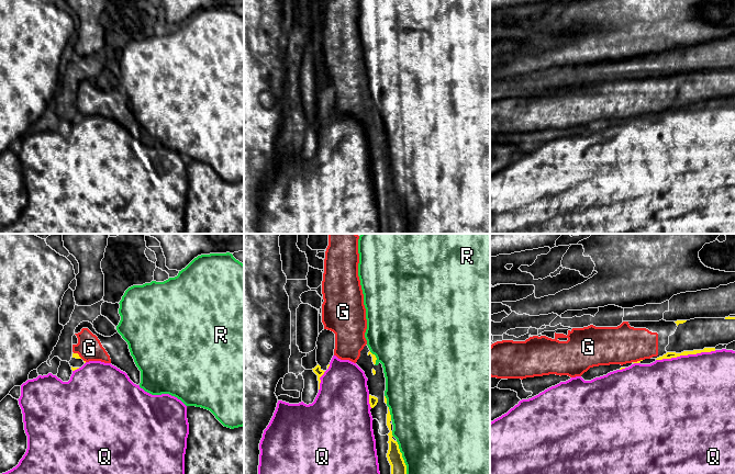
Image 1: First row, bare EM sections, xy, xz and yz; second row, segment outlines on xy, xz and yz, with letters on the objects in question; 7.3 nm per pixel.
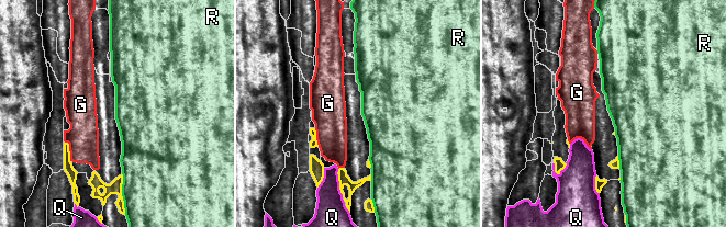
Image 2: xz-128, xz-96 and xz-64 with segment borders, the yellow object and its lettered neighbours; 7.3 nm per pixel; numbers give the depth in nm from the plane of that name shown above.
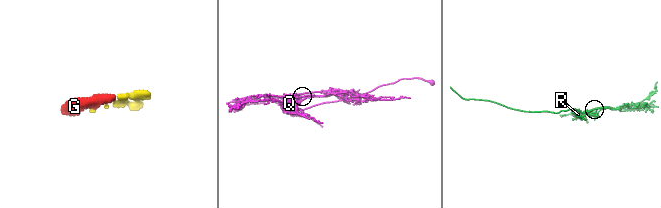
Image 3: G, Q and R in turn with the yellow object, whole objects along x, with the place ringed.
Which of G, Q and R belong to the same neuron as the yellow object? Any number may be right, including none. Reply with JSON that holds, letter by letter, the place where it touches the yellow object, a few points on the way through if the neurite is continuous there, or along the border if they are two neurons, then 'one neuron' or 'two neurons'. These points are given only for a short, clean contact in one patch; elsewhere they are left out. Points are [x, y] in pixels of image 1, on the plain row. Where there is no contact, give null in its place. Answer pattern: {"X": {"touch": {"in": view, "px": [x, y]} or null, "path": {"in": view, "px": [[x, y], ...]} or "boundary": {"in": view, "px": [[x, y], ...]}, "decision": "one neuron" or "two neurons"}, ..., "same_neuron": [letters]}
{"G": {"touch": {"in": "yz", "px": [637, 115]}, "decision": "one neuron"}, "Q": {"touch": {"in": "yz", "px": [686, 109]}, "decision": "two neurons"}, "R": {"touch": {"in": "xz", "px": [403, 214]}, "decision": "two neurons"}, "same_neuron": ["G"]}

